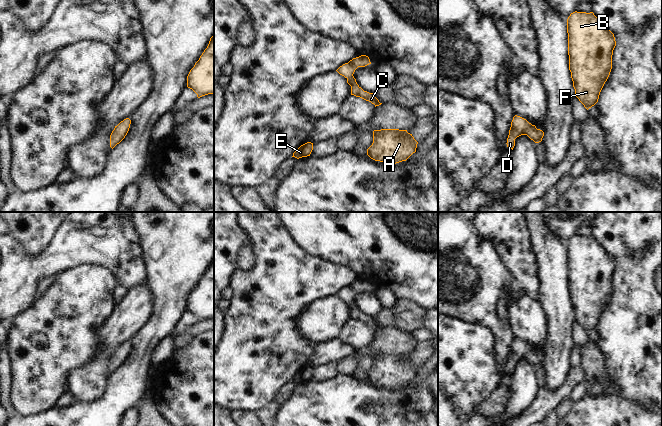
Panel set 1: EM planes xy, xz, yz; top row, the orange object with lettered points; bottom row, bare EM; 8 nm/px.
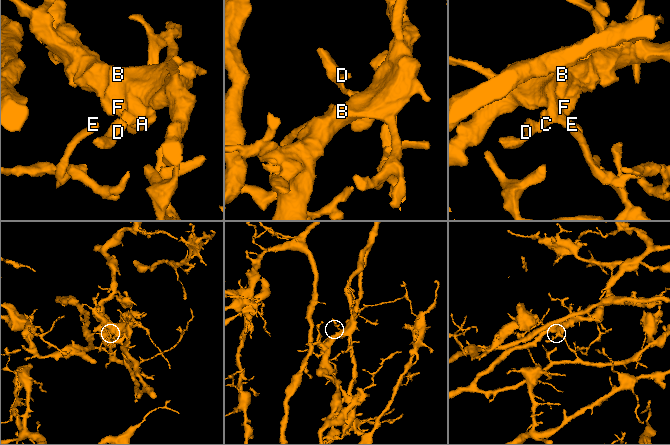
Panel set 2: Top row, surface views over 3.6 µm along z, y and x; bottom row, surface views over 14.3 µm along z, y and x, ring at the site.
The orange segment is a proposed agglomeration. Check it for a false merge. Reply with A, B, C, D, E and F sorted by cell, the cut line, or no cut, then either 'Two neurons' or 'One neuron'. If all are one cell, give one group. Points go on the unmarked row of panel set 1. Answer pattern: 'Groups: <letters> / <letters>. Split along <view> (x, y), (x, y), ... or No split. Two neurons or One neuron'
Groups: A B C D E F. No split. One neuron

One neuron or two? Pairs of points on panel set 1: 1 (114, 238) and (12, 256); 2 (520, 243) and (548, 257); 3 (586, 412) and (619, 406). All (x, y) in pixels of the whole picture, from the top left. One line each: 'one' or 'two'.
1: one
2: two
3: one

